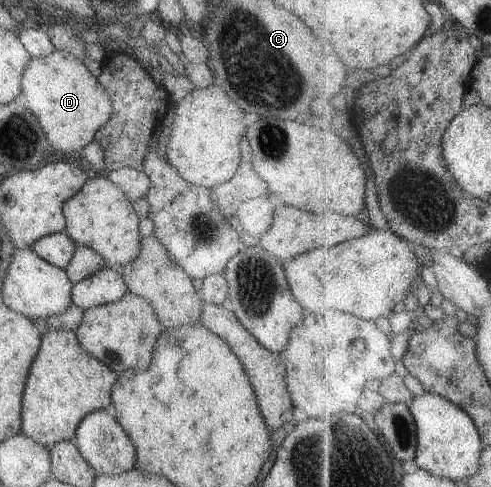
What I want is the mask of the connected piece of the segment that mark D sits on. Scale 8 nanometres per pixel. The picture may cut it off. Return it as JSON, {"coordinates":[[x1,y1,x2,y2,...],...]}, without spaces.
{"coordinates":[[54,50,44,57,30,57,21,73,21,98,27,111,37,117,49,149,77,152,94,141,95,133,111,116,111,101,82,61,71,53]]}

